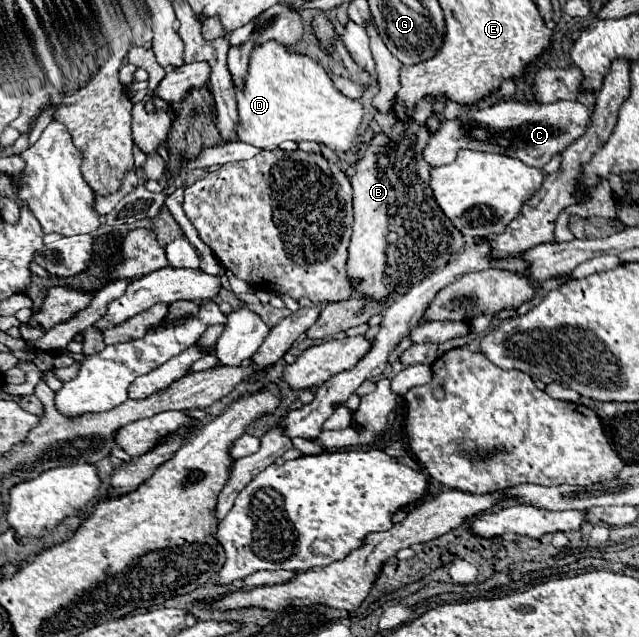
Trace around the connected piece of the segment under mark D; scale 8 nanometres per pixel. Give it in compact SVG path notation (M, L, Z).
M275 41L251 53L247 87L237 91L239 141L259 149L277 149L281 141L315 141L335 153L349 151L363 119L363 105L335 89L325 69L307 55L287 51Z

